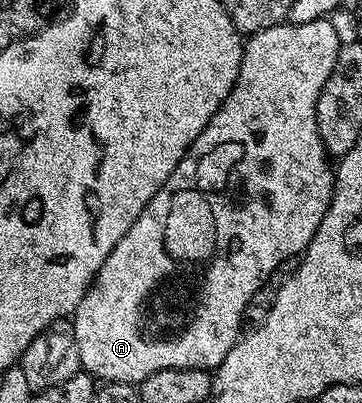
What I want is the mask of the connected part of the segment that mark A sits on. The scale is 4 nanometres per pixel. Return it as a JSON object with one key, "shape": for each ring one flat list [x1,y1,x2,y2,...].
{"shape":[[330,18,310,21,308,24,293,24,283,22,273,28,261,29,252,34,243,44,243,56,241,57,241,69,237,73,237,81,225,97,221,109,213,113,209,125,193,141,193,145,181,157,177,169,169,173,169,181,161,185,161,189,145,205,141,217,133,221,129,233,113,245,113,253,105,257,105,265,95,274,95,280,87,288,81,305,74,313,73,334,80,353,80,365,82,370,92,375,97,381,103,383,130,383,138,385,145,377,157,373,161,369,201,369,211,371,219,367,221,361,233,349,233,345,241,338,241,329,244,326,242,313,250,305,250,299,269,276,278,270,282,263,294,260,302,256,307,247,313,241,317,233,317,225,325,217,329,209,331,199,335,195,335,172,332,160,329,158,317,129,317,97,329,81,333,73,333,65,337,61,337,53,340,49,337,29,333,29]]}

